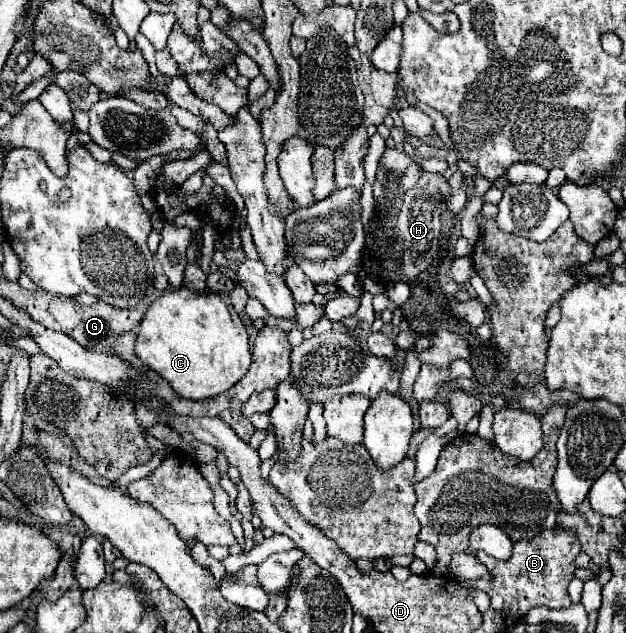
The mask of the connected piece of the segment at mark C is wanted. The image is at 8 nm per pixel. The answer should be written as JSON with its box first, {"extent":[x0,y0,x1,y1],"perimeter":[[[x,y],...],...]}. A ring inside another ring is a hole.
{"extent":[135,286,251,400],"perimeter":[[[185,286],[179,290],[165,292],[147,308],[137,330],[135,354],[139,356],[143,366],[157,372],[171,384],[171,388],[179,396],[189,400],[205,400],[229,390],[235,382],[239,382],[239,378],[243,378],[243,374],[249,370],[251,364],[249,336],[239,314],[233,310],[229,296],[211,292],[199,294]]]}

